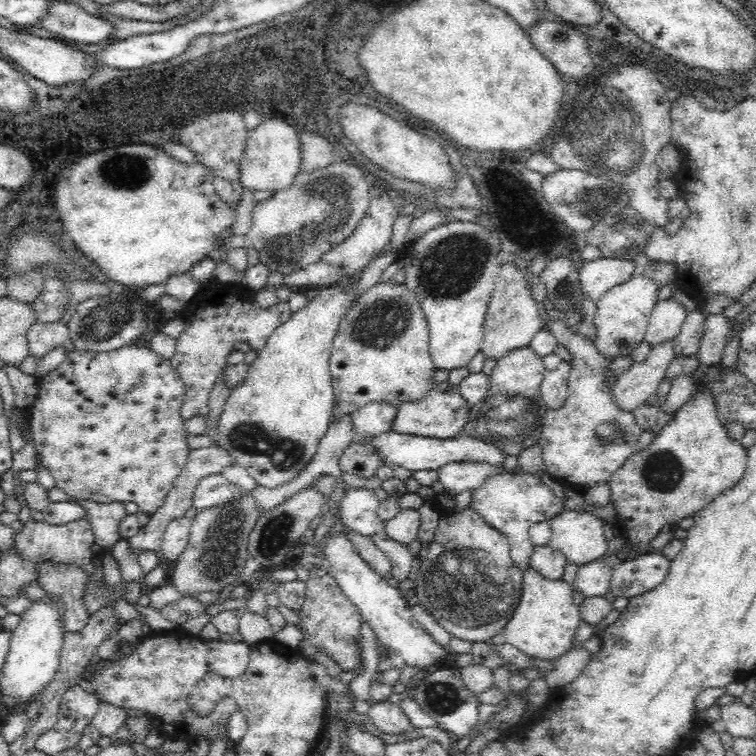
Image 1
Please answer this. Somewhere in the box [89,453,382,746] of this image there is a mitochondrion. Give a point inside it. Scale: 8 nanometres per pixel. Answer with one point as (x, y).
(221, 545)

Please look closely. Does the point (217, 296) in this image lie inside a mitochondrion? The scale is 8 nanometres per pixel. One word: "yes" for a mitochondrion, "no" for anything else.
no

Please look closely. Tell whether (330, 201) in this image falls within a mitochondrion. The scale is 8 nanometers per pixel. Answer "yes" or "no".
yes

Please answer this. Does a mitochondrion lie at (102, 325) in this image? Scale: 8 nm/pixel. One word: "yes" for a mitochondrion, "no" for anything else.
yes

